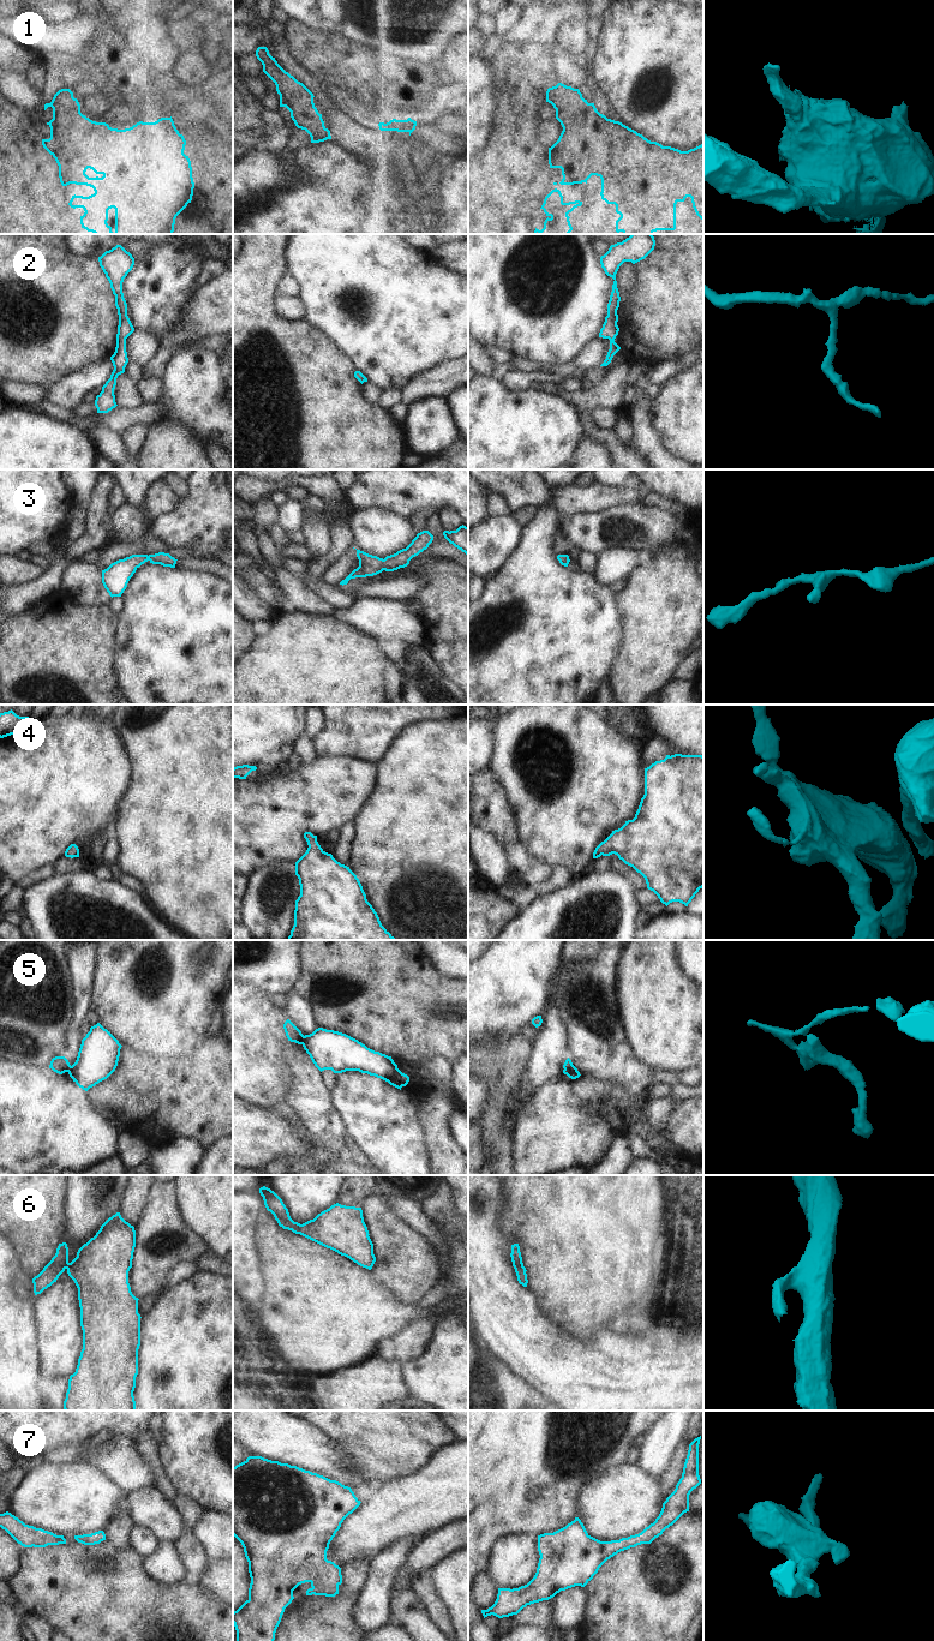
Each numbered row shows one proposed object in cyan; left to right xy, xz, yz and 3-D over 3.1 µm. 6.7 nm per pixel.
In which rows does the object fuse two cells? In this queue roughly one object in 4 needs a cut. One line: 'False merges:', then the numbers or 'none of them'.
False merges: 5

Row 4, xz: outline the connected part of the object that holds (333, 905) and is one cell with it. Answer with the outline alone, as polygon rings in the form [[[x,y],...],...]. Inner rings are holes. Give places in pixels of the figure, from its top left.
[[[305,832],[306,852],[295,862],[300,896],[288,940],[396,940],[381,923],[357,875]]]

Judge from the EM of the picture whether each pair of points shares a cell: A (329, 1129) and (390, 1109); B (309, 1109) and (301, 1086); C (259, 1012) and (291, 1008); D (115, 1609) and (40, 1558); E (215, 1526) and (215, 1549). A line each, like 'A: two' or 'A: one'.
A: two
B: one
C: two
D: one
E: one

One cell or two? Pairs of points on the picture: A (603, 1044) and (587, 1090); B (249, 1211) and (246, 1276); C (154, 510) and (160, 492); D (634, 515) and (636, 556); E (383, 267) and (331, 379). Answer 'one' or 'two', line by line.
A: two
B: one
C: one
D: two
E: two

